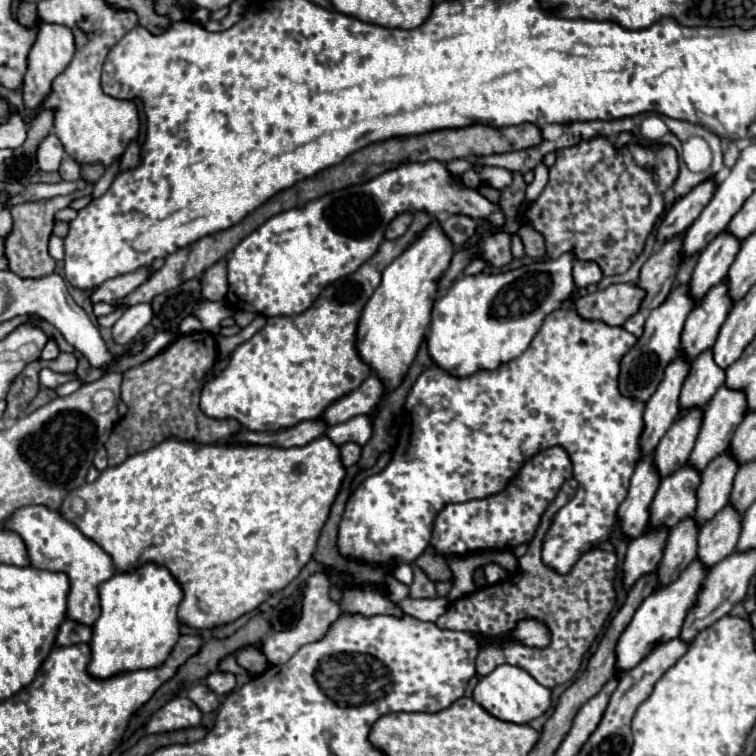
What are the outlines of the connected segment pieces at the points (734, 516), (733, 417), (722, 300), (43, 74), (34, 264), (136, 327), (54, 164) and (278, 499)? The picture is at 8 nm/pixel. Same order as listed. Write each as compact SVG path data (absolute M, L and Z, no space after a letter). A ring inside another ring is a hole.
M727 504L711 522L699 530L697 560L709 570L717 562L725 560L737 544L741 530L741 514Z
M721 386L721 390L717 390L717 394L713 396L713 402L709 402L709 406L703 412L701 430L689 454L687 466L691 466L701 474L711 460L725 454L733 438L733 430L741 424L743 416L745 416L745 398Z
M723 280L721 284L713 286L691 310L681 334L681 356L687 362L693 362L701 352L713 346L731 306L733 302L727 296L727 286Z
M39 22L37 42L33 44L33 48L29 52L29 68L27 68L25 82L23 82L23 104L25 104L25 112L29 116L33 116L39 108L43 108L45 98L51 94L53 80L69 66L73 54L75 54L75 38L73 38L71 28Z
M75 194L69 196L55 196L49 200L41 200L41 202L25 202L25 204L17 204L15 208L11 208L13 214L13 232L7 236L5 240L5 256L9 260L9 270L15 272L21 278L43 278L55 272L55 264L57 260L51 258L47 246L49 246L49 238L53 232L53 224L55 224L55 214L61 208L67 208L71 200L77 198Z
M137 304L137 306L127 308L125 314L111 328L113 340L121 346L135 342L137 336L141 334L141 330L151 322L151 318L153 318L151 304Z
M49 134L37 150L37 164L43 172L57 172L63 156L65 156L65 148L61 146L59 138L55 134Z
M327 436L307 446L285 450L241 444L193 444L171 438L127 458L119 466L103 470L95 482L71 492L59 512L113 558L119 574L133 572L147 562L167 566L183 588L183 614L179 614L179 622L207 630L231 624L239 616L253 612L273 592L283 590L297 578L315 552L319 532L343 476L345 468L339 460L339 448ZM75 496L87 504L83 516L71 516L69 504Z

